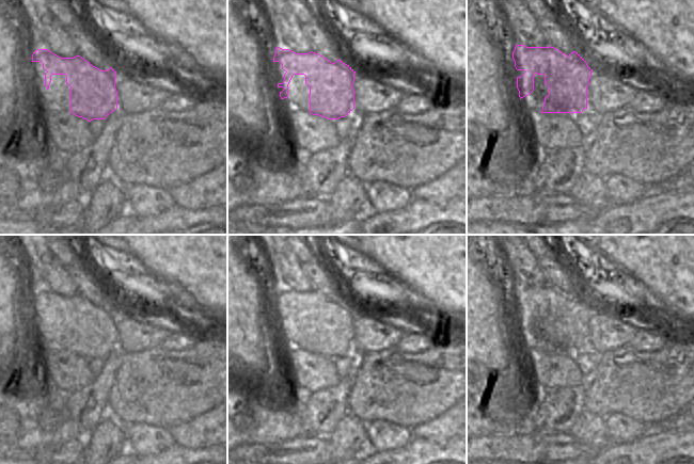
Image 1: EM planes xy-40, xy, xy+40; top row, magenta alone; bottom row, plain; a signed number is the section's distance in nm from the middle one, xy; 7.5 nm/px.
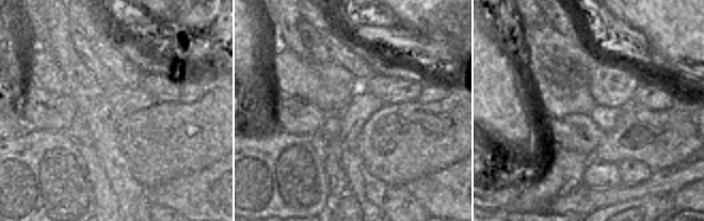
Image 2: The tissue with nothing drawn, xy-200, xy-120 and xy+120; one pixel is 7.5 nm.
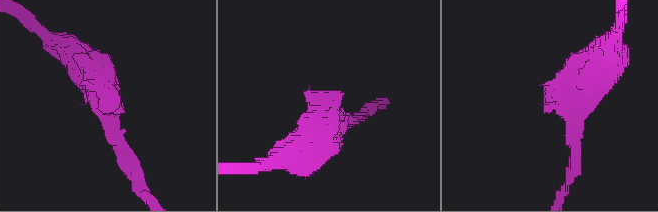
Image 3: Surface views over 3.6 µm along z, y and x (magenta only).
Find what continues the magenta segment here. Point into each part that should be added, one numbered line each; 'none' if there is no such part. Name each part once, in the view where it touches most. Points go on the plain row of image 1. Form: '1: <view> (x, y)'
none

